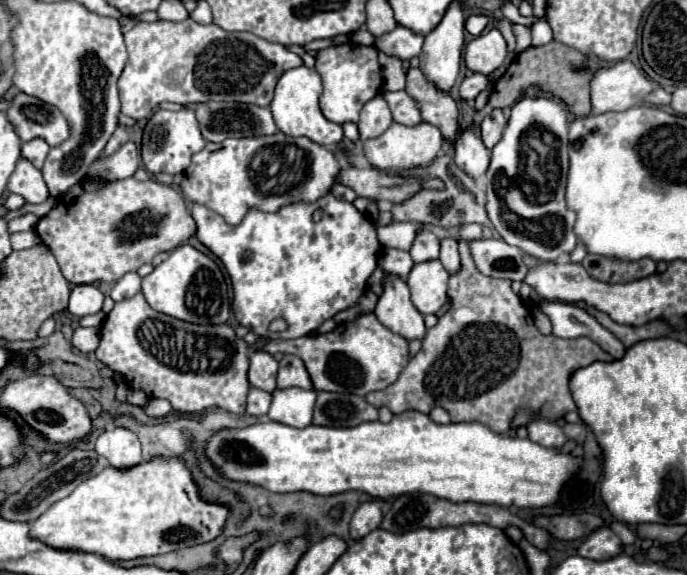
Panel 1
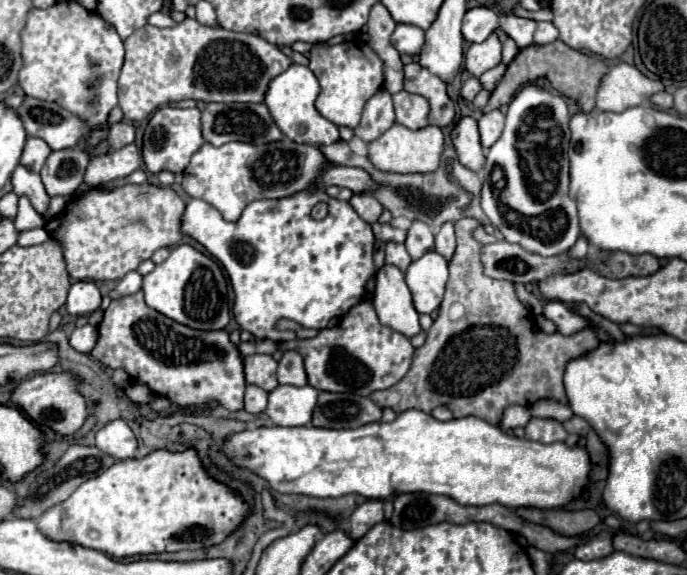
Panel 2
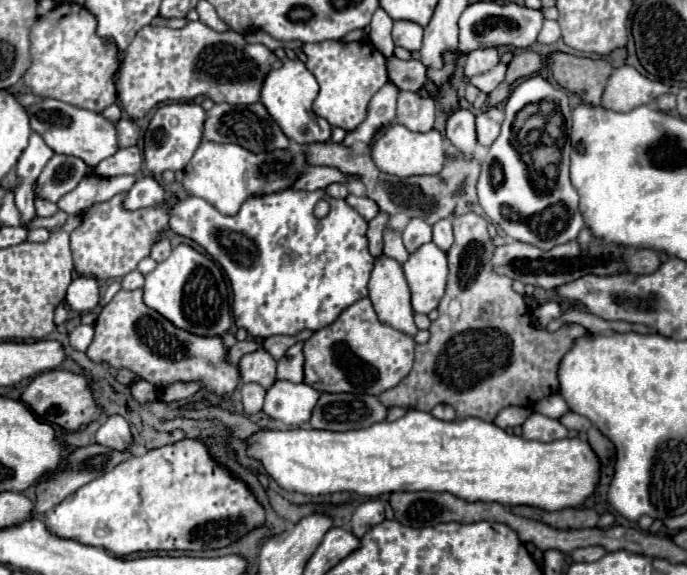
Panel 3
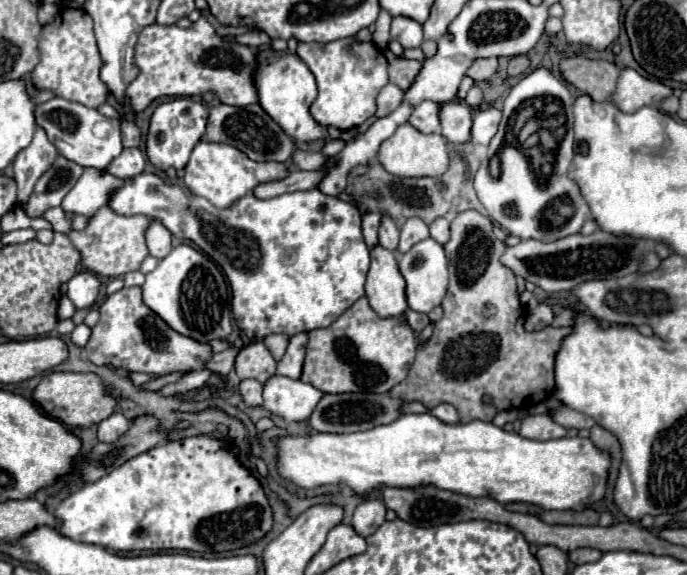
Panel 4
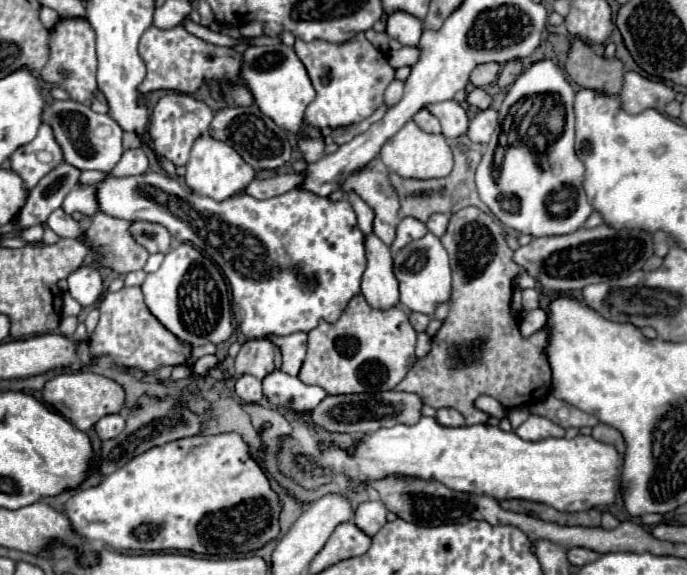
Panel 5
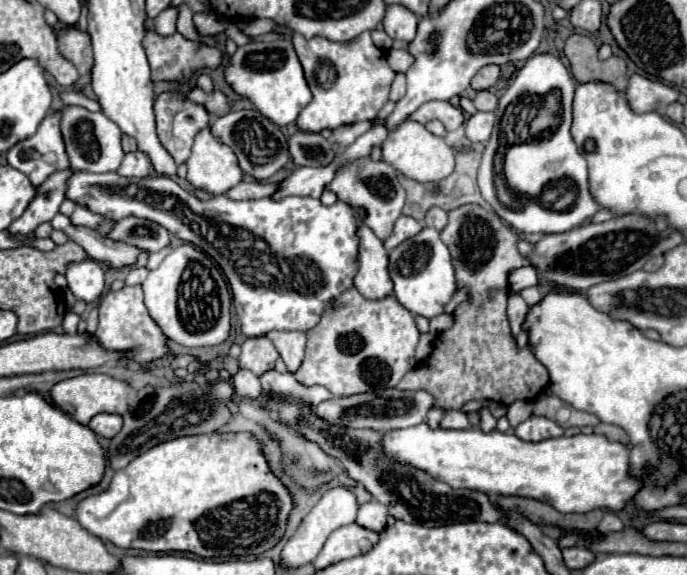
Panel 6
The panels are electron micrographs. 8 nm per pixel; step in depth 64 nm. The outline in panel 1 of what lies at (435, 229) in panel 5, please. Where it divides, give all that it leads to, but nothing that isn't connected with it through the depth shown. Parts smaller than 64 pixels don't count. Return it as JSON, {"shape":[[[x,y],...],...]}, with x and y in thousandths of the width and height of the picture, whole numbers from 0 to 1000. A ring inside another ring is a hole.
{"shape":[[[643,414],[640,417],[640,456],[646,466],[661,477],[670,466],[670,445],[667,445],[667,424],[661,414]]]}

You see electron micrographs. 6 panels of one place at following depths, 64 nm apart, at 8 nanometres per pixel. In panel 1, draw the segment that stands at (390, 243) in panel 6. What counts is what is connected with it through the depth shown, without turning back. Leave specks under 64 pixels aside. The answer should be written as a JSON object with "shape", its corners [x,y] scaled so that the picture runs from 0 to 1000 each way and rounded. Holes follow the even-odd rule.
{"shape":[[[608,400],[606,414],[600,421],[600,431],[594,438],[603,456],[629,452],[629,449],[638,449],[638,435],[640,435],[638,421],[640,421],[638,410],[629,407],[626,400]]]}

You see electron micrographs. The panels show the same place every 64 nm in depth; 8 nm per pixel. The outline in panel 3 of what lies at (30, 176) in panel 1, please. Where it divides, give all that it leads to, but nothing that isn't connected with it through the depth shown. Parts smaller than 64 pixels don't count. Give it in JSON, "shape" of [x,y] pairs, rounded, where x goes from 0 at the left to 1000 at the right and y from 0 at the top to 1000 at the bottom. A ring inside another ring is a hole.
{"shape":[[[52,344],[52,372],[55,376],[79,376],[84,369],[84,358],[76,355],[76,351],[67,351],[67,348],[55,348]]]}

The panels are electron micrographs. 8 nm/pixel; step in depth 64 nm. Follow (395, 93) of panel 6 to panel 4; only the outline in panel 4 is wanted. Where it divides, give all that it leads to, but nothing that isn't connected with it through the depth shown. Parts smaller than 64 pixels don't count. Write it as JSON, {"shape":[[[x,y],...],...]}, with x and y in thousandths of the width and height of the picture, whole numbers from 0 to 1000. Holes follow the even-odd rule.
{"shape":[[[562,146],[553,163],[550,163],[550,191],[547,191],[547,202],[562,202],[568,198],[571,191],[579,188],[579,181],[585,177],[585,167],[588,160],[576,150],[576,146]]]}

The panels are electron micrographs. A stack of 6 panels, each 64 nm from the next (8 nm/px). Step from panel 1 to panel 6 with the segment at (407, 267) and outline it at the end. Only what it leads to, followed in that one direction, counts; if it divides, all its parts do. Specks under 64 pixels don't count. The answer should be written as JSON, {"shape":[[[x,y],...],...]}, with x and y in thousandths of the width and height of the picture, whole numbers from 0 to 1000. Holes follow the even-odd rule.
{"shape":[[[530,271],[530,278],[512,278],[512,285],[501,285],[501,292],[495,292],[495,299],[489,299],[483,320],[477,320],[475,330],[486,334],[492,341],[492,348],[512,358],[518,372],[530,369],[530,376],[527,376],[530,390],[553,417],[565,414],[565,407],[571,403],[571,393],[579,383],[579,376],[585,372],[588,348],[591,348],[591,334],[579,313],[576,292],[571,292],[571,285],[565,285],[559,278],[547,282],[539,271]]]}

